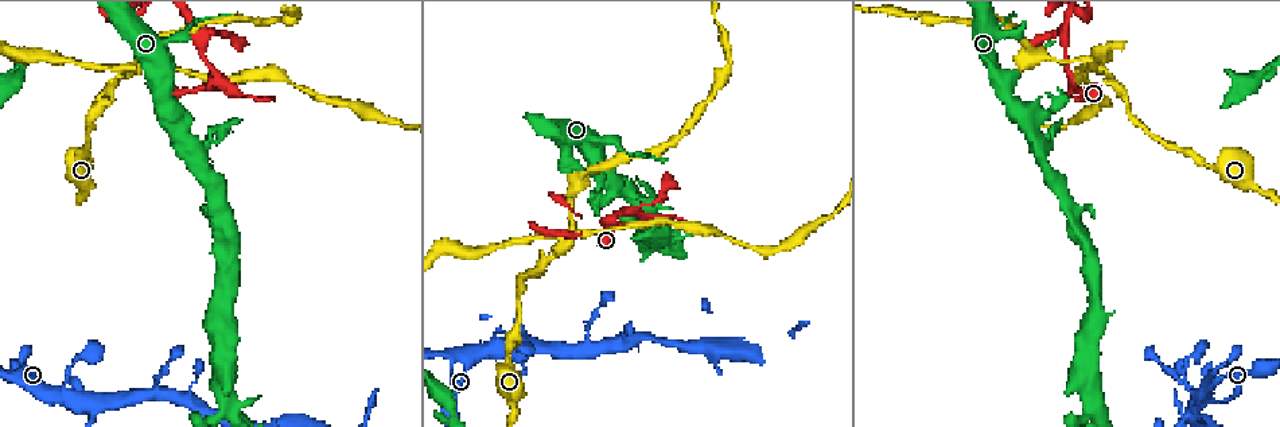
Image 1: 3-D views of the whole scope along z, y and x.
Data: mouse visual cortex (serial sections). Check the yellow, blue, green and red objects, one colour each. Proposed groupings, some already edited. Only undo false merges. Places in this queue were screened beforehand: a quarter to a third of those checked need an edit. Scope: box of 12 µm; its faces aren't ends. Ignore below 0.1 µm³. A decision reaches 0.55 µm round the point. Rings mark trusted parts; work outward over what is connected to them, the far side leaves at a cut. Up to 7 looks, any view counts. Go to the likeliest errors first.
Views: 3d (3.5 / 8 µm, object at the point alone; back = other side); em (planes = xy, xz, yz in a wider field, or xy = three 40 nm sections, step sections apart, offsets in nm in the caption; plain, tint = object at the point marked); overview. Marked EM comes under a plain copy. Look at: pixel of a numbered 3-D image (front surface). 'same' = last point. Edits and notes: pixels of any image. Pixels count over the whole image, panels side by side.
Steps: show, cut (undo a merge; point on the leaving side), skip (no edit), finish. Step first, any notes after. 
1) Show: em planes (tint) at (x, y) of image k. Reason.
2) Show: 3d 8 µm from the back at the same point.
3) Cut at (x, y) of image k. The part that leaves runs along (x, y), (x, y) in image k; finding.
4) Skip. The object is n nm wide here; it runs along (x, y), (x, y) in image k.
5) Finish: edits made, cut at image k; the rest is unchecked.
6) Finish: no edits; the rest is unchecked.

Show: 3d 3.5 µm at (578, 230) of image 1. Looks like a crossing.

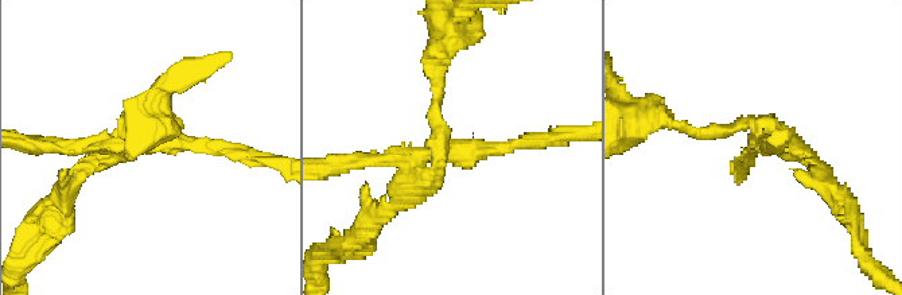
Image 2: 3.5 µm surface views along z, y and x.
Show: em xy step 2 (tint) at (440, 156) of image 2. 4 arms meet here; the arms are 150, 150, 150, 150 nm wide.

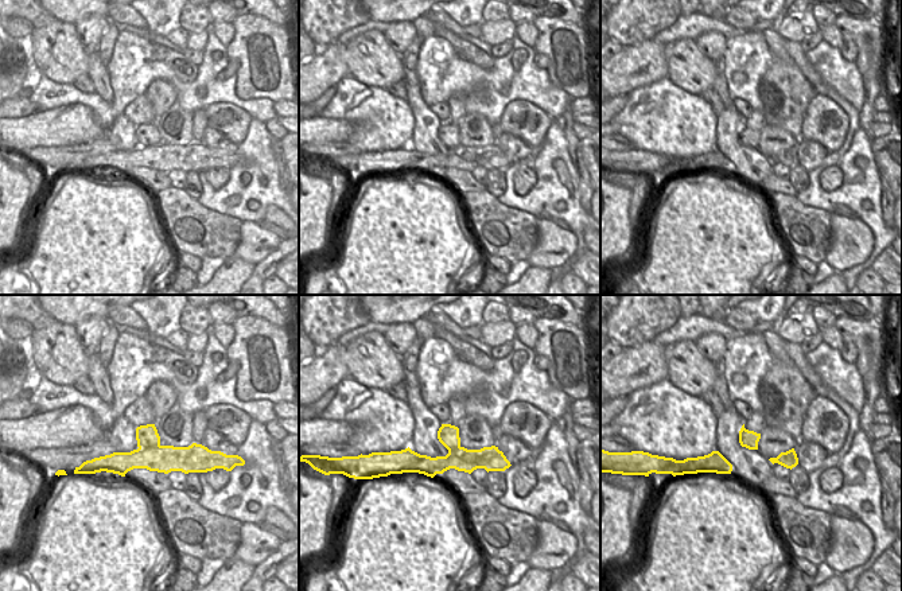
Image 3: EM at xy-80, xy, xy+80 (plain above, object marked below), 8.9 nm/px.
Show: em xy step 3 (tint) at the same point. Cut it another way.

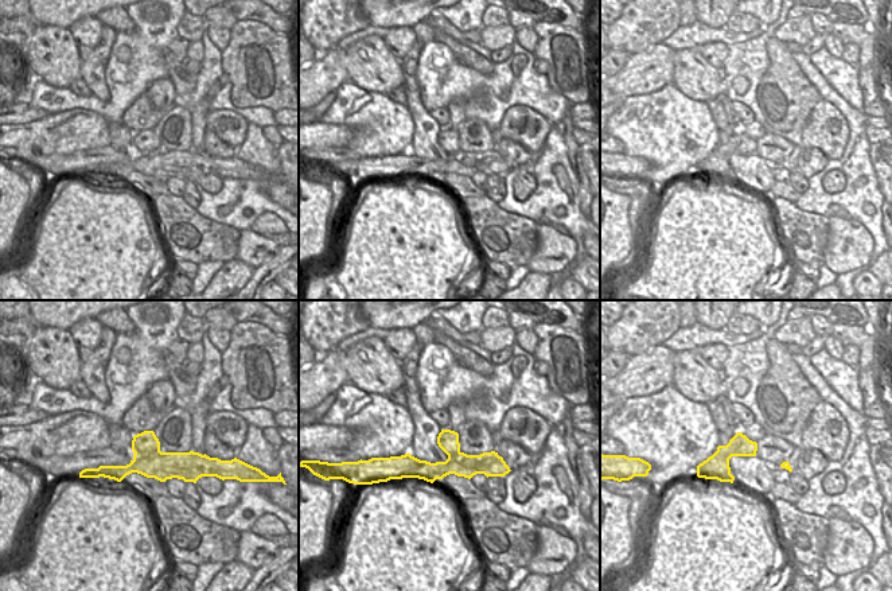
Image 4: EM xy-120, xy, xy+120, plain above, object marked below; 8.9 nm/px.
Cut at (496, 151) of image 2. The object is 220 nm wide here; a border runs along (697, 467), (705, 471), (729, 474) in image 4; two cells meet here.

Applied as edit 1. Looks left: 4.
Show: 3d 8 µm at (644, 220) of image 1. Abrupt turn.

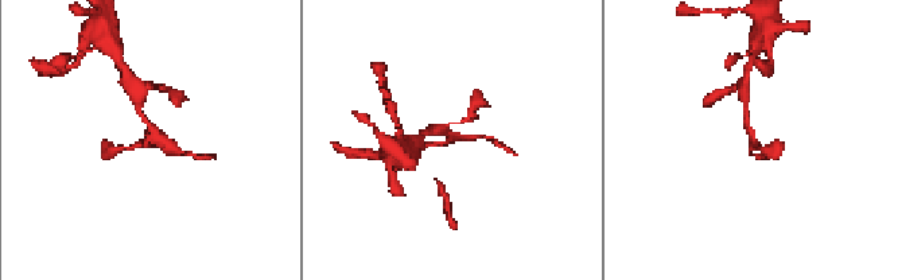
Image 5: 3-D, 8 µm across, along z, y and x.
Show: 3d 3.5 µm at (754, 140) of image 5. Zoom in.

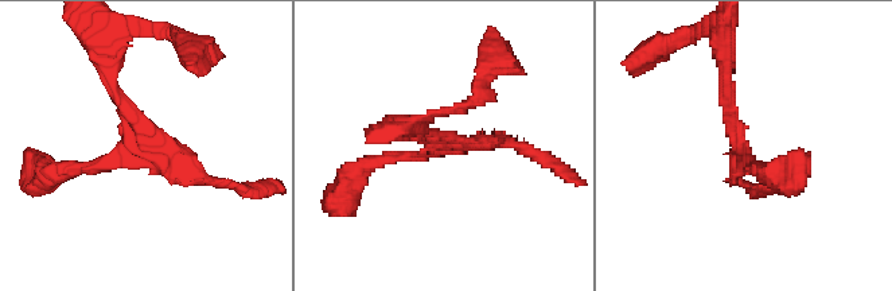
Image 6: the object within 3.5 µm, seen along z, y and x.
Show: em xy step 5 (tint) at (740, 147) of image 6. Now the EM.

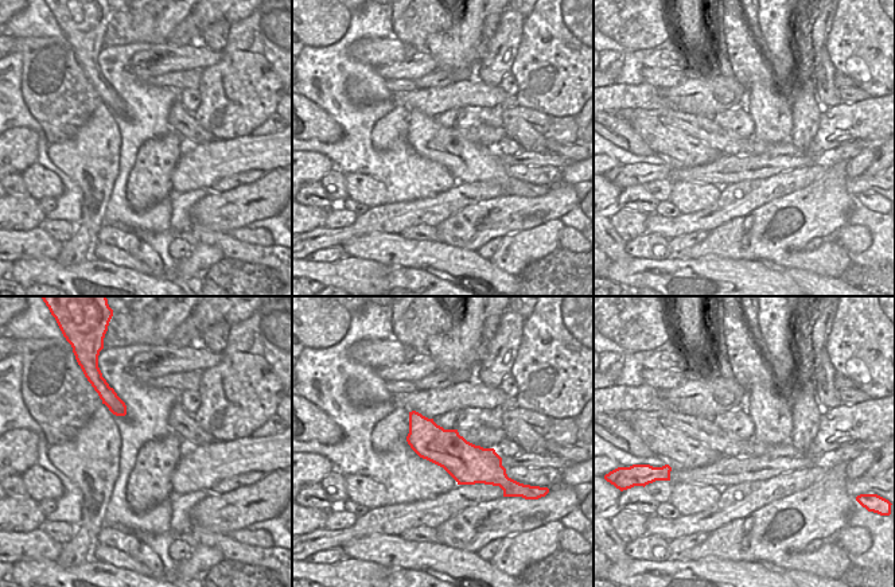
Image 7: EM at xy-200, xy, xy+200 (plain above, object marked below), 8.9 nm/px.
Skip. It runs along (57, 175), (135, 146), (110, 68) in image 6; one cell here.

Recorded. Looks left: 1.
Finish: edits made, cut at image 2; the rest is unchecked.

